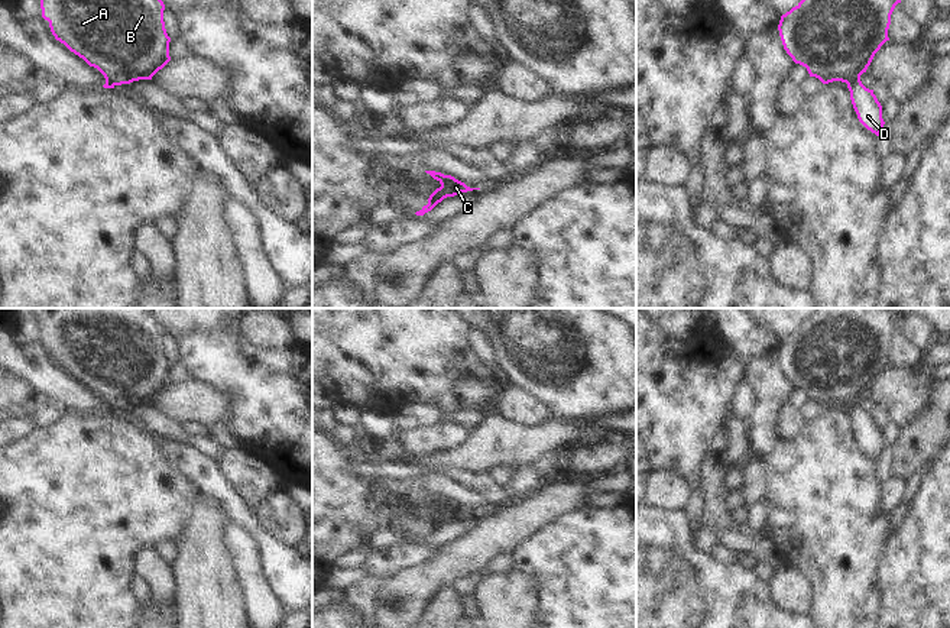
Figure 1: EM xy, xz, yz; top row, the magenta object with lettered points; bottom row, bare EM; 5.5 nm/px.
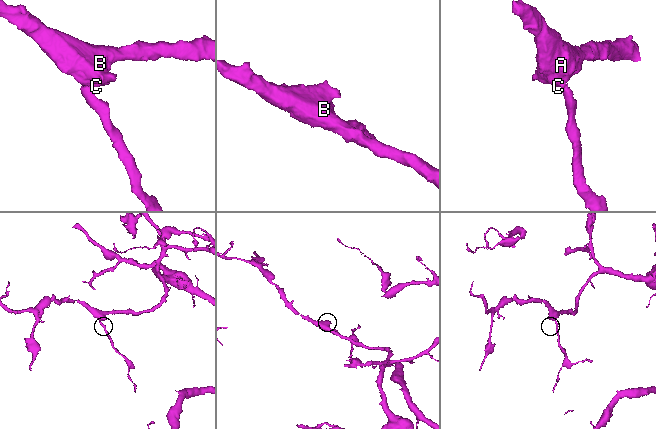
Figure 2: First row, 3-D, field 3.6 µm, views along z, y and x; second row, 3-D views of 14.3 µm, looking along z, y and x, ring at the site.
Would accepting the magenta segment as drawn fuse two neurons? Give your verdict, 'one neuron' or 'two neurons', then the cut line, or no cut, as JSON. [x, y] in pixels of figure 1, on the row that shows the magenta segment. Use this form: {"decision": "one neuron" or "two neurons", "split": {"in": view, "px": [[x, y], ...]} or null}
{"decision": "two neurons", "split": {"in": "yz", "px": [[859, 75], [846, 83]]}}

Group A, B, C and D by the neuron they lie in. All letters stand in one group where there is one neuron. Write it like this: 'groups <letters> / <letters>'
groups A B C / D

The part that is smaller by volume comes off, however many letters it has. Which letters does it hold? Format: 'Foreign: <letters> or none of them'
Foreign: D

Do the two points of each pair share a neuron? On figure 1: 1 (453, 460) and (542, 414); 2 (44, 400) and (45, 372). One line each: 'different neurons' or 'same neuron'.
1: different neurons
2: different neurons

